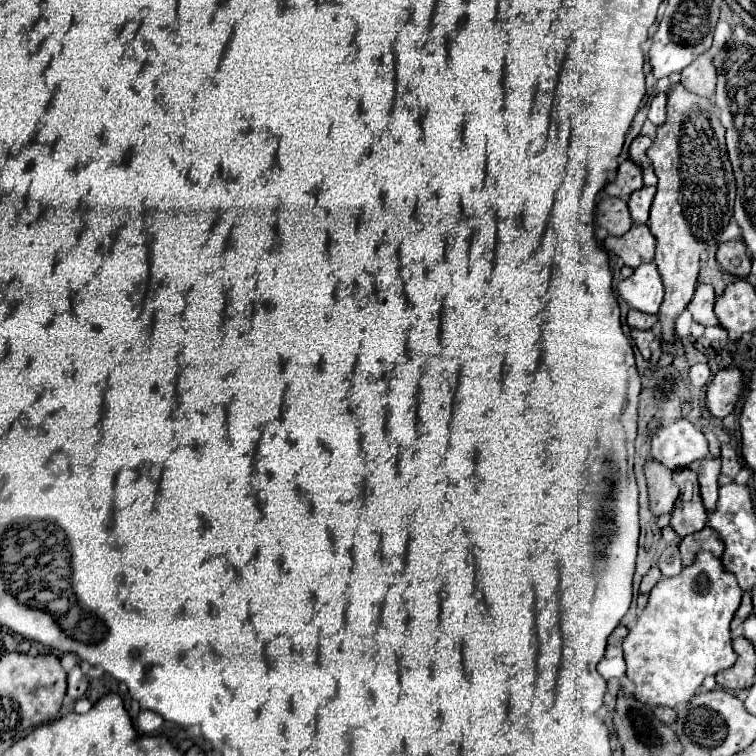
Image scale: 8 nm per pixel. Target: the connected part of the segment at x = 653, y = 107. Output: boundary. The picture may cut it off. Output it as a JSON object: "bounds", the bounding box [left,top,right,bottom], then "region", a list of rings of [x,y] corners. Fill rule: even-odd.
{"bounds":[648,92,666,126],"region":[[[660,92],[652,98],[652,104],[650,104],[650,112],[648,112],[648,120],[654,124],[654,126],[662,126],[666,122],[666,94]]]}

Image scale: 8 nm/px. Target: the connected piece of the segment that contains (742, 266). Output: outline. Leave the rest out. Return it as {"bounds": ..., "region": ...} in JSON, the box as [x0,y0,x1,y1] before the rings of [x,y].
{"bounds":[716,240,752,278],"region":[[[728,240],[728,242],[718,244],[716,262],[726,272],[740,276],[740,278],[746,278],[750,274],[750,266],[752,266],[752,260],[746,256],[742,240]]]}

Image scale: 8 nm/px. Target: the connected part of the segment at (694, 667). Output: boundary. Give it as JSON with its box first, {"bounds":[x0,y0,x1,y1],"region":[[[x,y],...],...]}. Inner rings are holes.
{"bounds":[624,552,742,708],"region":[[[700,552],[692,566],[682,568],[682,572],[674,578],[662,578],[652,588],[648,596],[648,604],[638,616],[634,628],[624,638],[624,660],[626,660],[626,676],[634,684],[634,698],[650,708],[670,706],[674,708],[680,702],[688,702],[702,680],[710,674],[726,670],[734,664],[730,622],[734,618],[736,608],[740,606],[742,590],[736,582],[734,574],[724,570],[720,558],[712,552]]]}

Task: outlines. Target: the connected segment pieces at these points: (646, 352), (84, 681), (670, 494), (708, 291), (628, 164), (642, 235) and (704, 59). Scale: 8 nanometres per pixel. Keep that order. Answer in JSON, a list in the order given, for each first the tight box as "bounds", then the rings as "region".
[{"bounds":[630,330,656,360],"region":[[[632,330],[630,336],[632,336],[636,348],[640,350],[642,358],[648,360],[648,358],[650,358],[650,342],[656,338],[654,332],[652,332],[652,330],[644,330],[644,332],[642,332],[642,330]]]},{"bounds":[68,664,88,700],"region":[[[76,664],[70,672],[68,672],[68,696],[72,700],[78,700],[86,694],[88,690],[88,678],[80,672],[80,666]]]},{"bounds":[644,460,680,518],"region":[[[648,460],[644,464],[644,476],[646,476],[652,514],[656,518],[662,514],[668,514],[680,494],[680,490],[676,490],[676,484],[672,482],[672,470],[668,470],[666,466],[660,466],[660,462]]]},{"bounds":[688,284,718,326],"region":[[[700,284],[696,288],[696,294],[692,302],[688,304],[688,310],[692,312],[692,318],[702,326],[718,326],[718,318],[714,314],[714,288],[708,284]]]},{"bounds":[604,160,642,196],"region":[[[626,160],[618,166],[618,174],[616,174],[616,180],[606,184],[604,192],[610,194],[610,196],[630,196],[634,190],[640,190],[642,188],[642,170],[632,162],[632,160]]]},{"bounds":[604,226,656,268],"region":[[[632,226],[624,236],[608,236],[604,240],[604,248],[614,252],[618,258],[624,260],[626,266],[632,268],[652,262],[654,246],[656,238],[652,238],[648,226]]]},{"bounds":[680,52,716,98],"region":[[[704,52],[690,66],[686,66],[680,74],[680,82],[688,92],[710,98],[716,86],[716,70],[712,66],[712,54]]]}]

